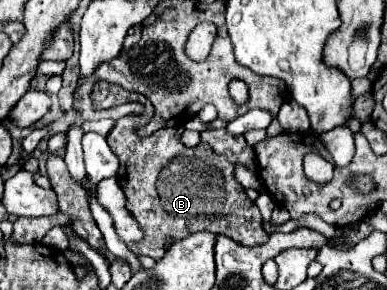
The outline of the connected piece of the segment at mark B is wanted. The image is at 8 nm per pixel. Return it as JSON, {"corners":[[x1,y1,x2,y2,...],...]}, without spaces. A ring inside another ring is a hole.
{"corners":[[131,94,129,100,141,102,145,112,141,116,125,116,117,120,107,136,111,150,121,162,117,180,125,194,125,206,143,232,143,240,139,240,139,244,129,244,127,248,137,256,145,254,159,260,165,252,163,240,177,242,201,230,229,236,243,246,259,246,267,242,261,214,251,208,245,188,235,180,233,164,225,156,215,154,209,144,201,142,195,148,187,148,181,142,181,126,161,128,147,138,139,138,135,130,153,118,155,108,141,94]]}

